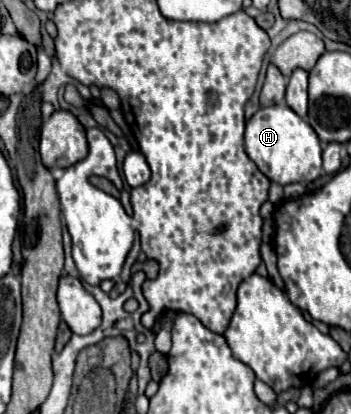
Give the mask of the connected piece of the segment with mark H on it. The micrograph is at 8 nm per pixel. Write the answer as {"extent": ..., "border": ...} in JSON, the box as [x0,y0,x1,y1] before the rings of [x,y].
{"extent":[244,105,322,185],"border":[[[288,105],[260,107],[246,123],[244,147],[256,167],[280,185],[286,183],[310,183],[322,171],[322,147],[314,129],[300,119]]]}

